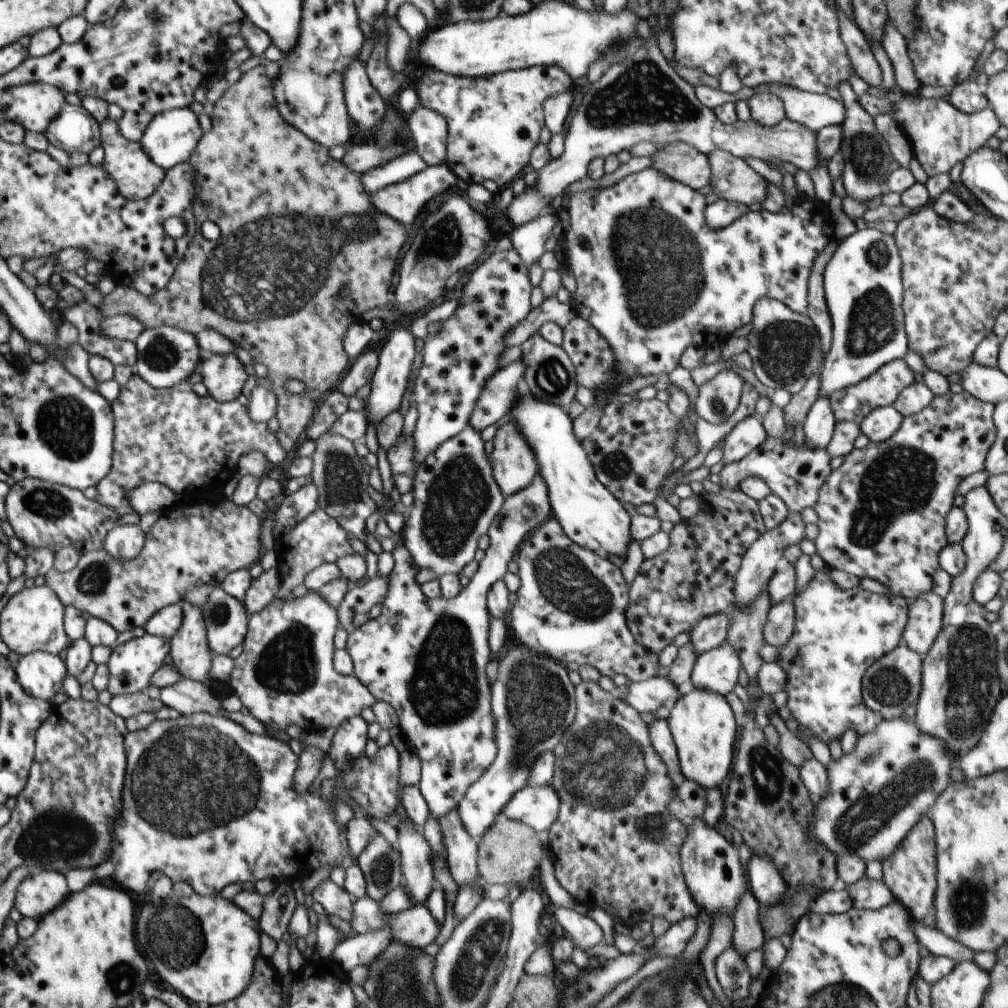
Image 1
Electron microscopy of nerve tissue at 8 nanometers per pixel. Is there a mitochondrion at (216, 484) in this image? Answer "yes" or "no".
no

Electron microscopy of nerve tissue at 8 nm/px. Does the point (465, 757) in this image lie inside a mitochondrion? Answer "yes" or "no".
no

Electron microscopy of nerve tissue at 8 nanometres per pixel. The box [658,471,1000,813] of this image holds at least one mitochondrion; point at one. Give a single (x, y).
(969, 655)

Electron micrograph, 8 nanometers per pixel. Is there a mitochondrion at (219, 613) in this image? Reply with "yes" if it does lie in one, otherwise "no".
yes

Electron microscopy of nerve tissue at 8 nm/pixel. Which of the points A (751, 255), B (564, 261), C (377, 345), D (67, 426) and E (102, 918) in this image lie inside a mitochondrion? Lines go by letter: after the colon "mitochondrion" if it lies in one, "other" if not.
A: other
B: other
C: other
D: mitochondrion
E: other

